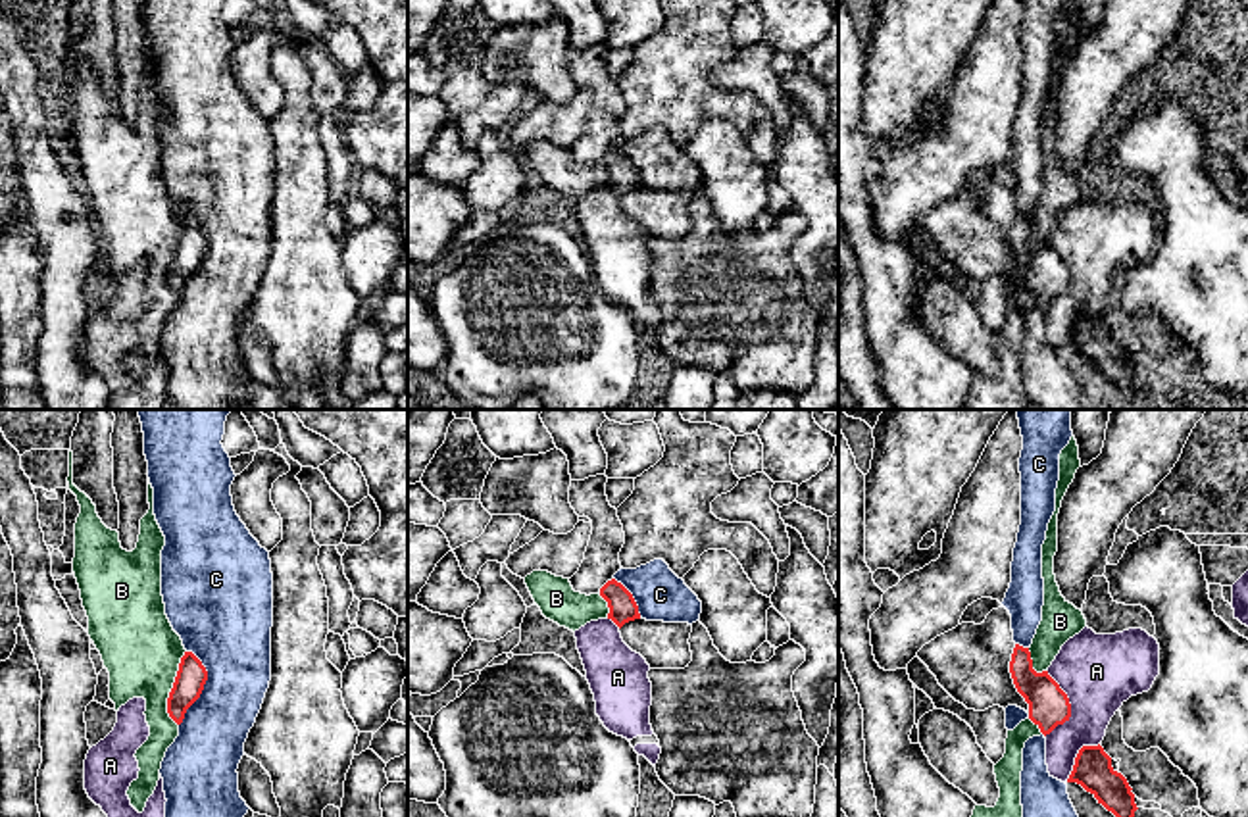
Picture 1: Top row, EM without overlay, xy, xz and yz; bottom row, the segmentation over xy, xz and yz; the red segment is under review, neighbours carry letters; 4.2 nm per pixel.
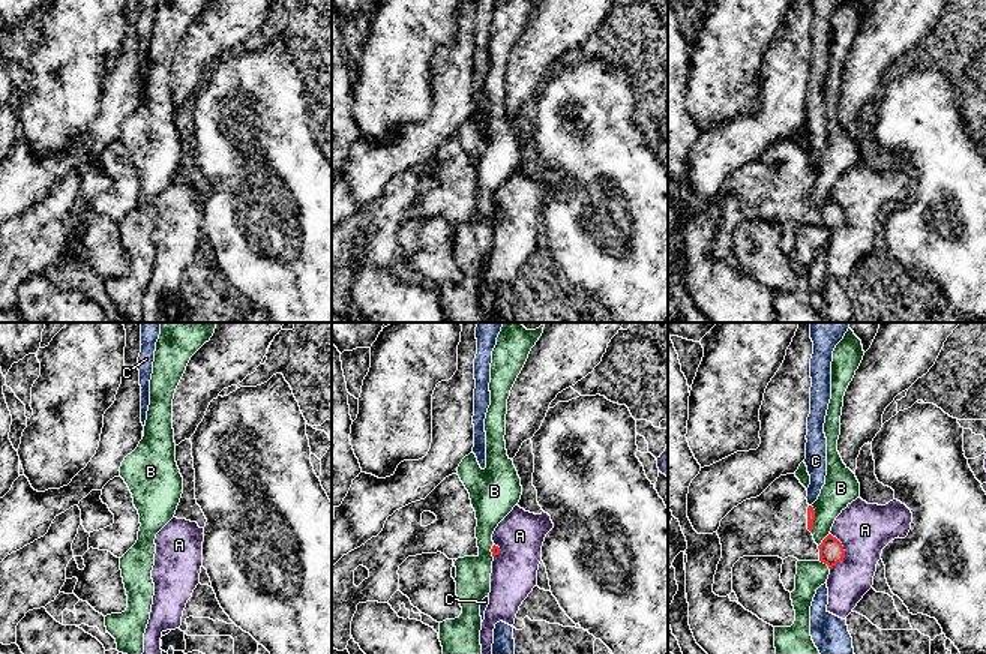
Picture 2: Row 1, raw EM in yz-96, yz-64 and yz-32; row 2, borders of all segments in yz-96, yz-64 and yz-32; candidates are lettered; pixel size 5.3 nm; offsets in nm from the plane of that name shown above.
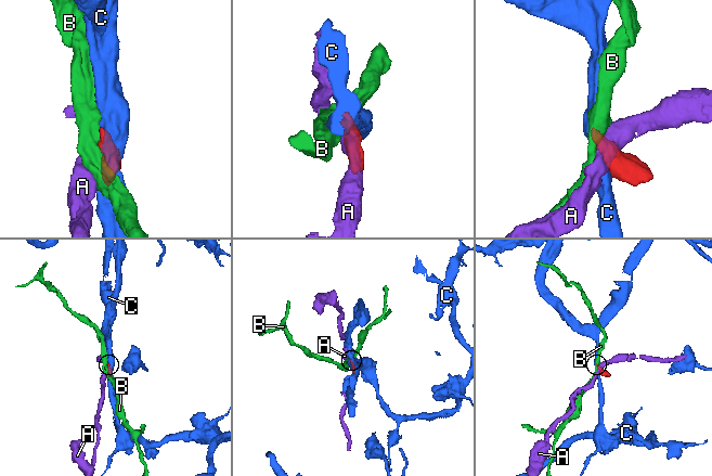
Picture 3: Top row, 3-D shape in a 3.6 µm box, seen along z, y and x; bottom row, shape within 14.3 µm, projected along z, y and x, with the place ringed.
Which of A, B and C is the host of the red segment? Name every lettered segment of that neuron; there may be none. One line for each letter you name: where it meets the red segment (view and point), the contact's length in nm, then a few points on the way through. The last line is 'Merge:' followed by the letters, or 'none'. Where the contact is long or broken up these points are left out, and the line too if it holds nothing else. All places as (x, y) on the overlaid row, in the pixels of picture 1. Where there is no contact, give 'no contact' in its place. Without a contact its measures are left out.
Merge: none

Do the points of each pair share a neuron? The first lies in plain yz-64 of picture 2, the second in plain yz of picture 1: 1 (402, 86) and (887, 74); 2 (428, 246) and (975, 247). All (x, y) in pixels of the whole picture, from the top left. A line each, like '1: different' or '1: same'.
1: same
2: different

